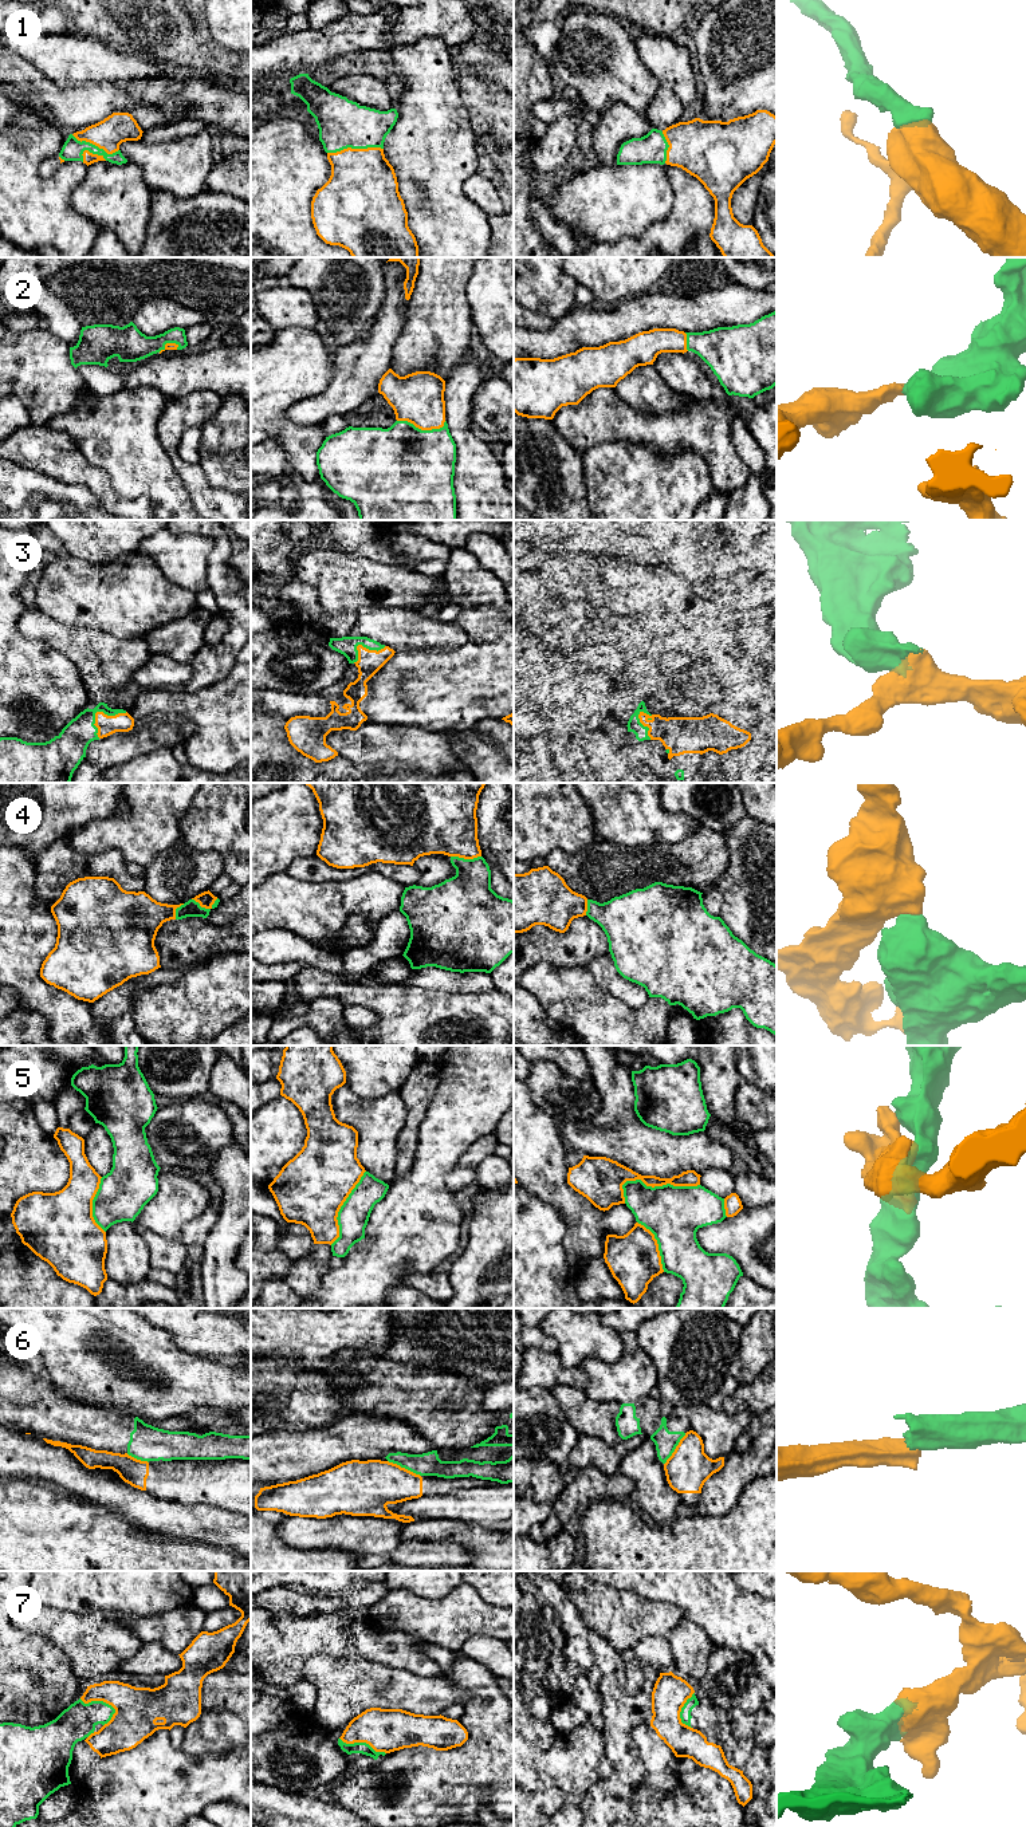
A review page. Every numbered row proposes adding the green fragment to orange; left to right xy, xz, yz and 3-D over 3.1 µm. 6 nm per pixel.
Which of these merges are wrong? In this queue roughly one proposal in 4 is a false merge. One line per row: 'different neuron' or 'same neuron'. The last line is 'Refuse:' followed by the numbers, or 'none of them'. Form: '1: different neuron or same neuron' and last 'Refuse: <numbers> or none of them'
1: same neuron
2: same neuron
3: same neuron
4: different neuron
5: same neuron
6: different neuron
7: different neuron
Refuse: 4, 6, 7

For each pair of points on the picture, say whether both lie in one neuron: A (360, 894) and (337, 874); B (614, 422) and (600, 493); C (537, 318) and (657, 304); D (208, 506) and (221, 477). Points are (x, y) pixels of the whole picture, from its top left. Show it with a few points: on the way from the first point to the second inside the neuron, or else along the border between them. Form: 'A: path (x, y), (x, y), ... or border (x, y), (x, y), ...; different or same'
A: border (373, 871), (337, 881), (311, 882); different
B: border (641, 443), (600, 443), (584, 455); different
C: path (566, 326), (616, 325), (628, 318); same
D: border (199, 463), (204, 477), (213, 487), (236, 493); different

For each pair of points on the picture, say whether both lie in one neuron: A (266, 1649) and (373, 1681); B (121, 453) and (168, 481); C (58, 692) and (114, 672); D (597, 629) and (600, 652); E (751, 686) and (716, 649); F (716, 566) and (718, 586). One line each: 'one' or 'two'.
A: two
B: one
C: two
D: two
E: one
F: two

